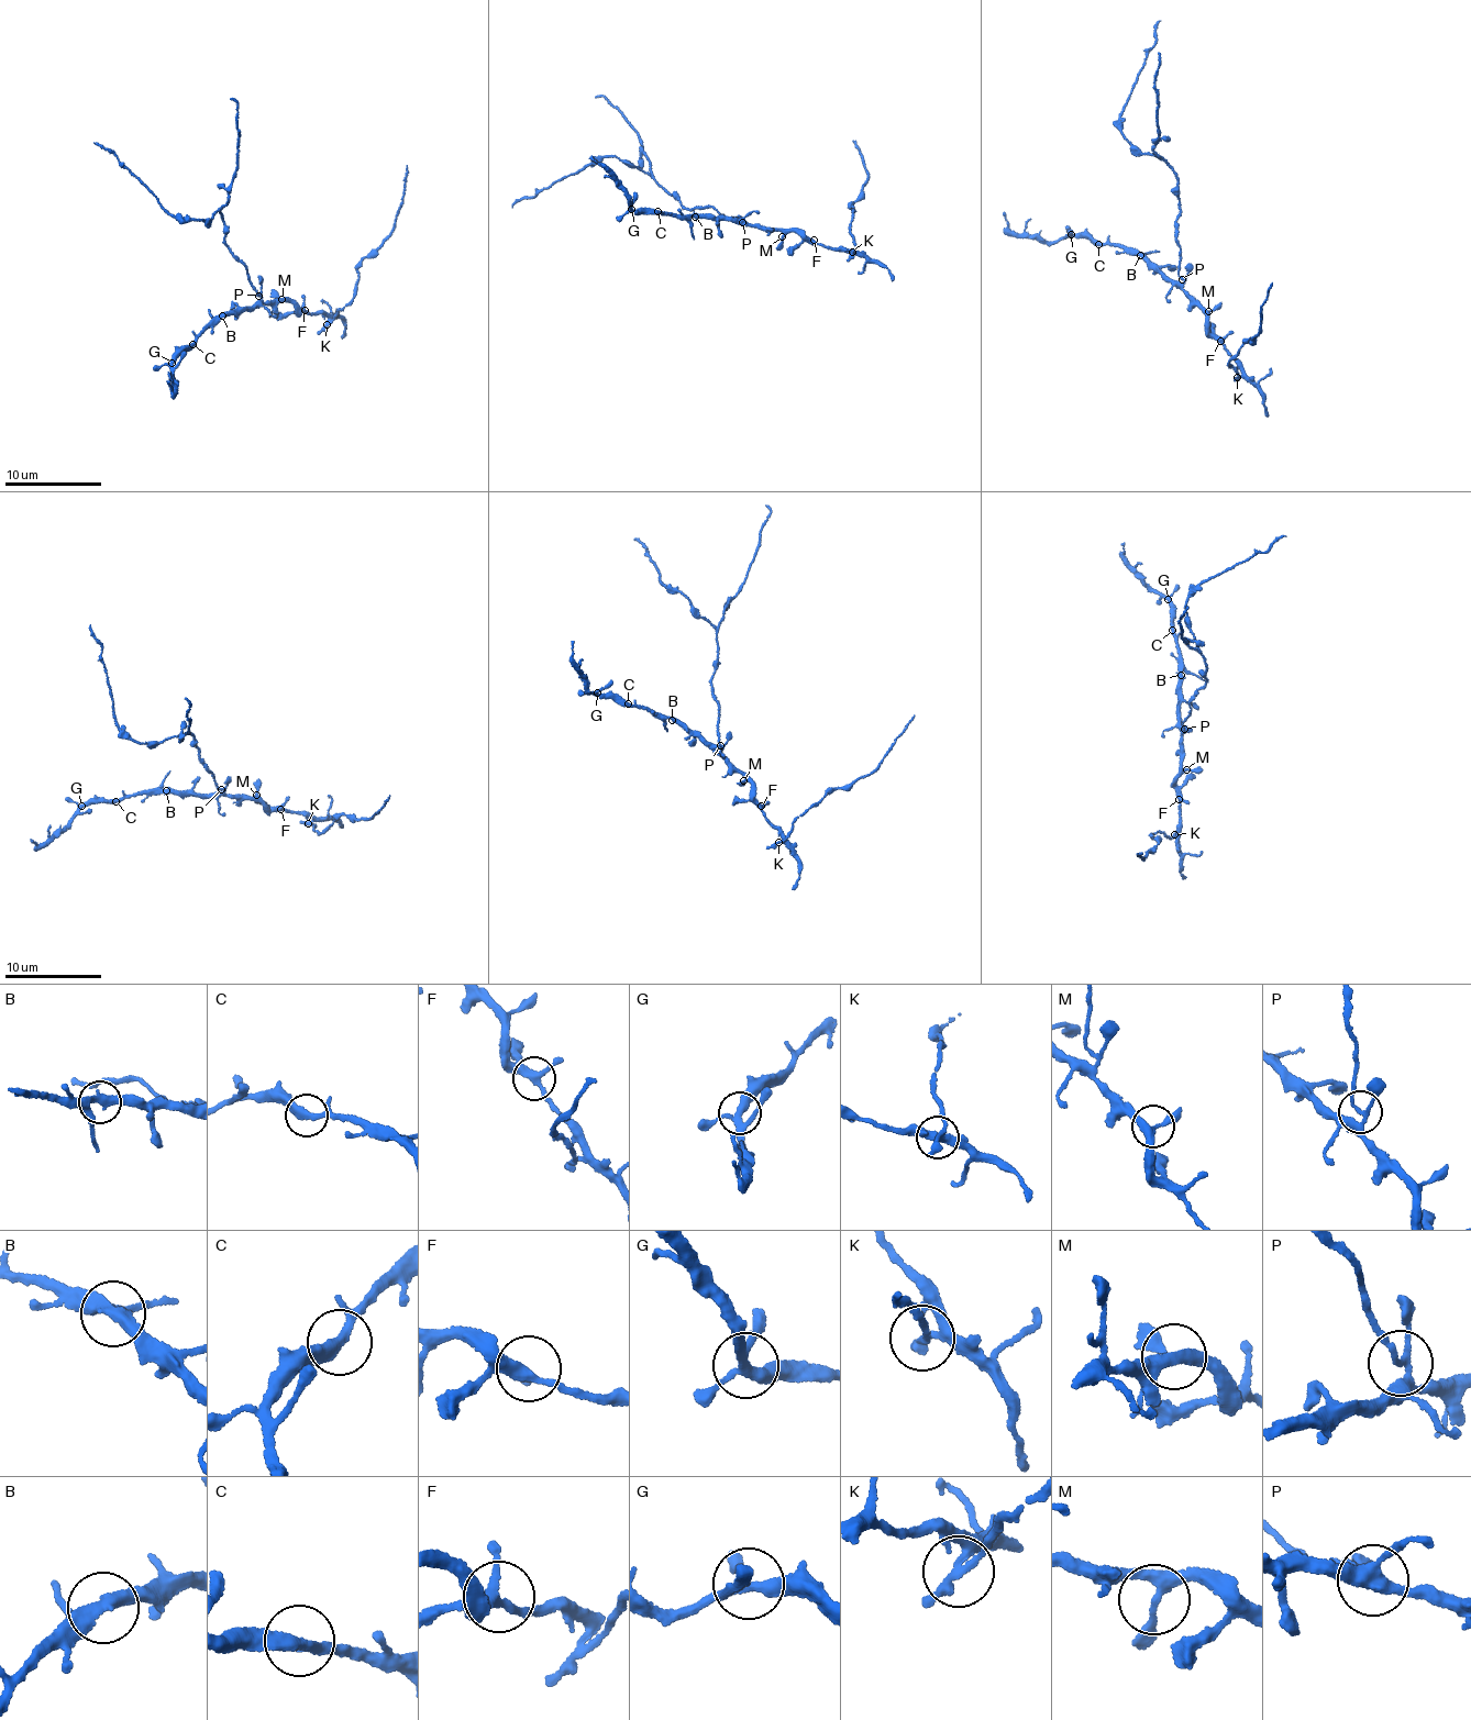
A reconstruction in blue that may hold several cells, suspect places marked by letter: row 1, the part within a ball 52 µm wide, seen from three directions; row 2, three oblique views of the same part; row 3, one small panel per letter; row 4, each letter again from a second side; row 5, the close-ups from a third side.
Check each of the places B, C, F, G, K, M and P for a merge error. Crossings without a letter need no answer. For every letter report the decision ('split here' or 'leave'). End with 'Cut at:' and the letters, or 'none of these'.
B: leave
C: leave
F: leave
G: leave
K: split here
M: leave
P: split here
Cut at: K, P

